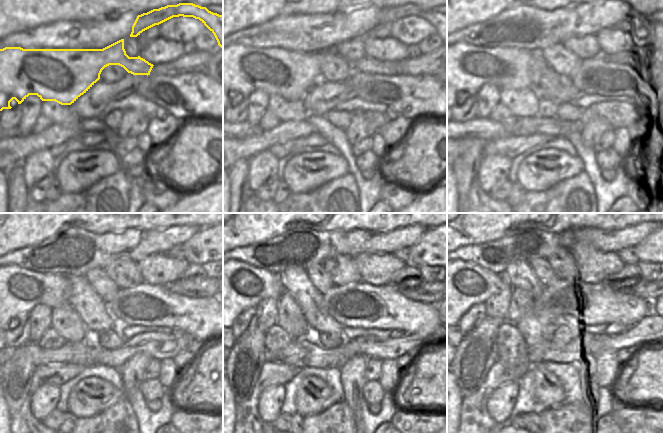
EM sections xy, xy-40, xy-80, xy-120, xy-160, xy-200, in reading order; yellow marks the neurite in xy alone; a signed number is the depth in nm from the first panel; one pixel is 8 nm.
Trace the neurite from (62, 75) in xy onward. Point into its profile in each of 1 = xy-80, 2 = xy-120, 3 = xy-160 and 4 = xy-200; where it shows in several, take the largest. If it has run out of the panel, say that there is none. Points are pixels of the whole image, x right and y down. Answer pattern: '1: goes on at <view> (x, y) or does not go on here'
1: goes on at xy-80 (467, 67)
2: goes on at xy-120 (19, 290)
3: goes on at xy-160 (243, 285)
4: goes on at xy-200 (467, 284)

